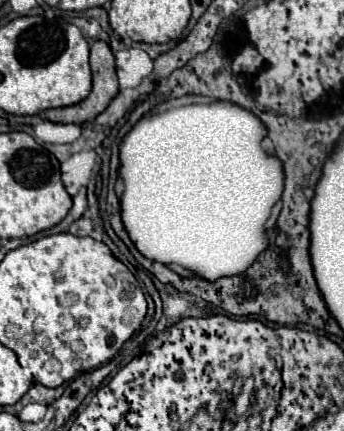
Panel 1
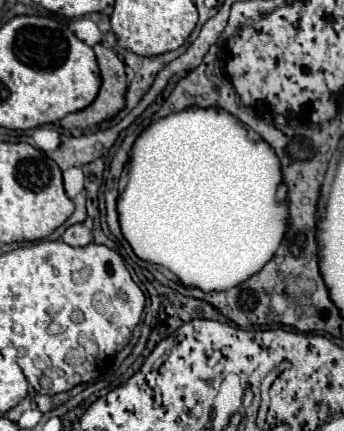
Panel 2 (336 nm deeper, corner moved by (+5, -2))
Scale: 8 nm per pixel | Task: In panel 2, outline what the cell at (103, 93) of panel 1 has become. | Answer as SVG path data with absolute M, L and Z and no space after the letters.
M96 44L94 46L100 74L102 74L102 88L98 98L84 110L68 114L62 118L62 128L94 128L100 126L104 120L114 118L126 106L126 72L124 62L116 56L114 50Z

